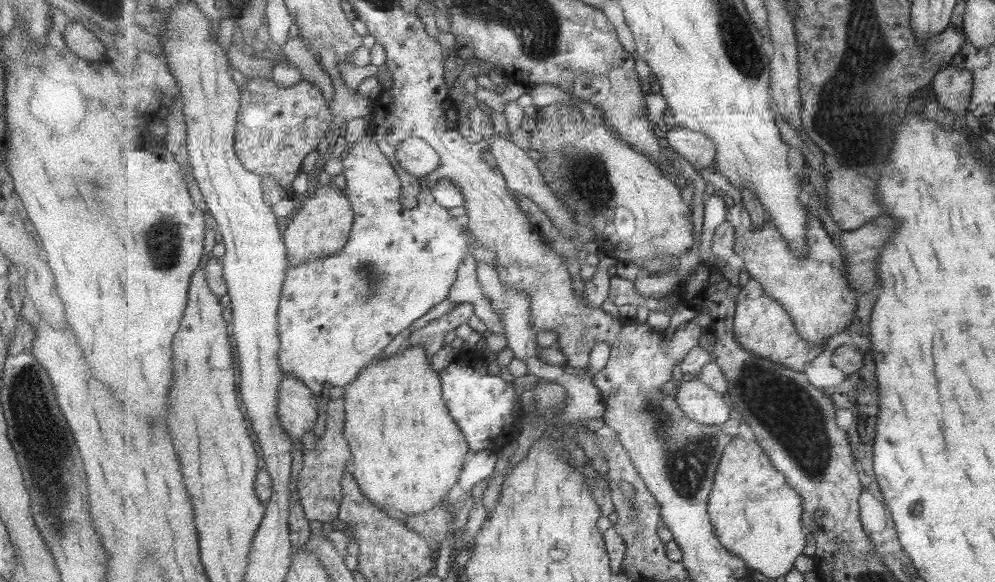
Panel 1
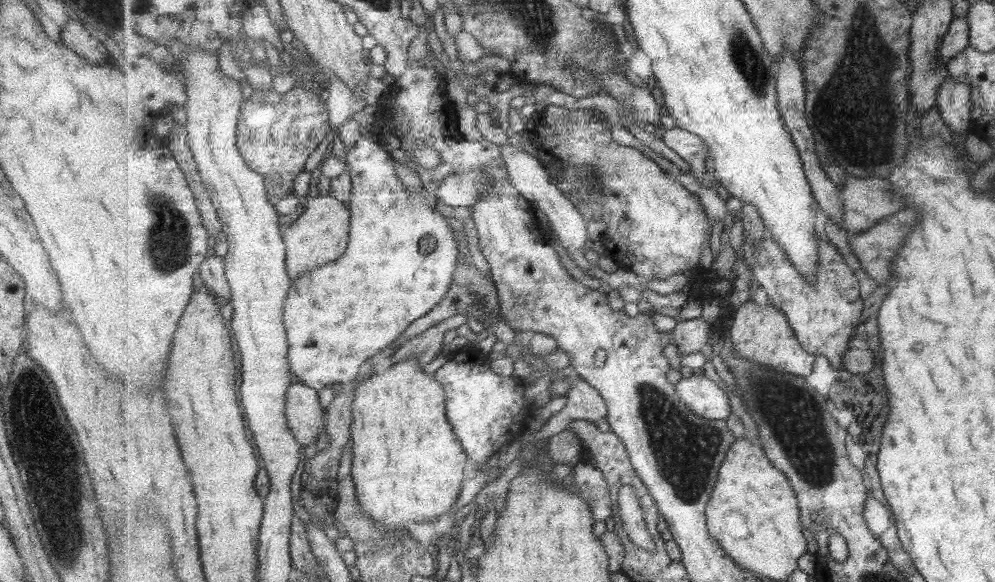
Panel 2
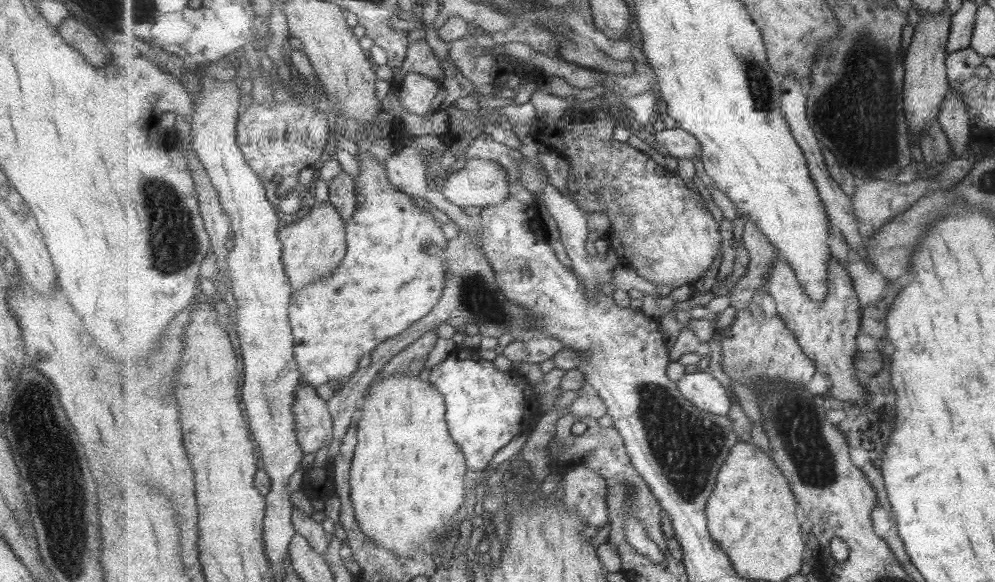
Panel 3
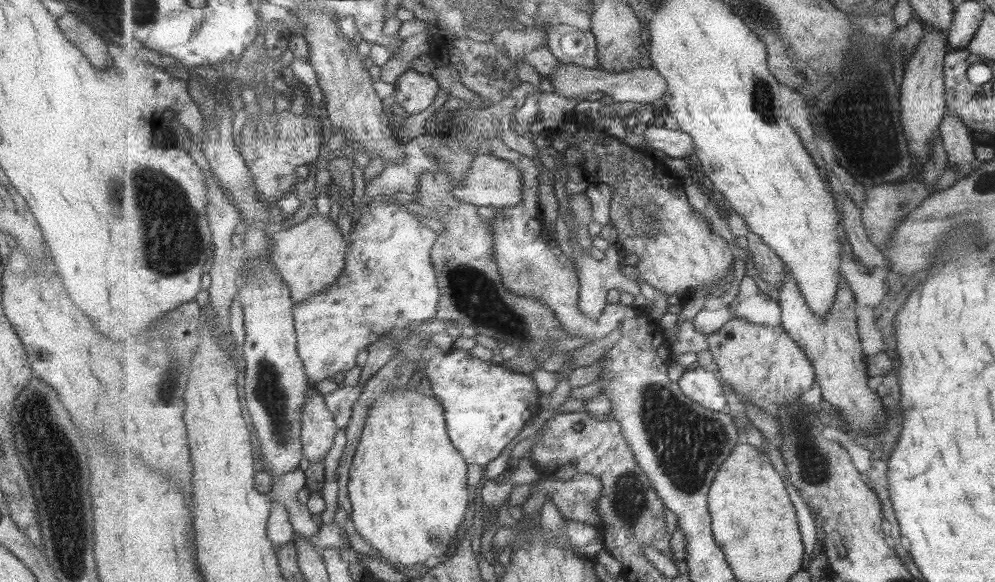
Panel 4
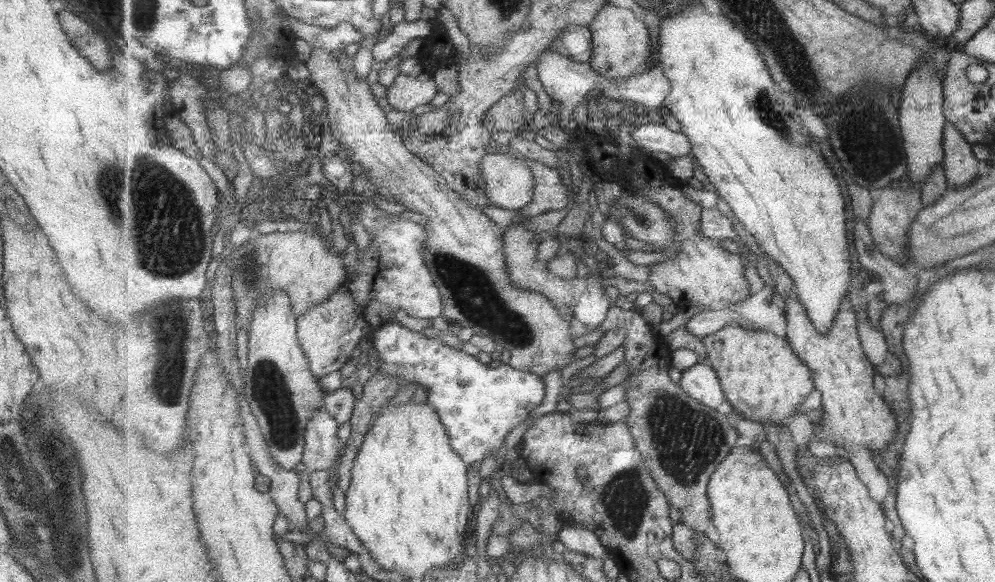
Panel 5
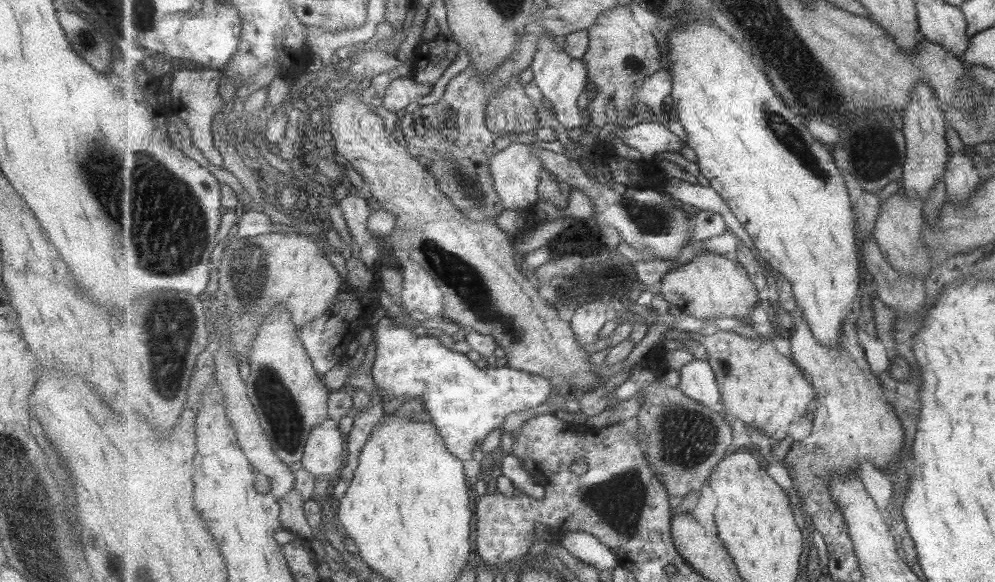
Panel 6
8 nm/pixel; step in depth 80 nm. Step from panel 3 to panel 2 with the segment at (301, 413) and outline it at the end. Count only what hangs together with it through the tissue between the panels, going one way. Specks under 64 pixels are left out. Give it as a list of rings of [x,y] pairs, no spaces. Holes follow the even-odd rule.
[[[297,380],[288,390],[287,400],[287,418],[297,440],[303,447],[317,444],[324,426],[327,432],[329,421],[317,390]]]

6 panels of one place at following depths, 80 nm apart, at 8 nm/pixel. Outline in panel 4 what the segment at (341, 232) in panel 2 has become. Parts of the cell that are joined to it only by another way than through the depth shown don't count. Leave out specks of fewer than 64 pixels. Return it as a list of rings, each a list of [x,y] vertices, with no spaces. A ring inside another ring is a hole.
[[[328,214],[311,218],[295,228],[271,233],[271,237],[268,260],[291,289],[295,305],[337,284],[346,269],[347,242]]]

